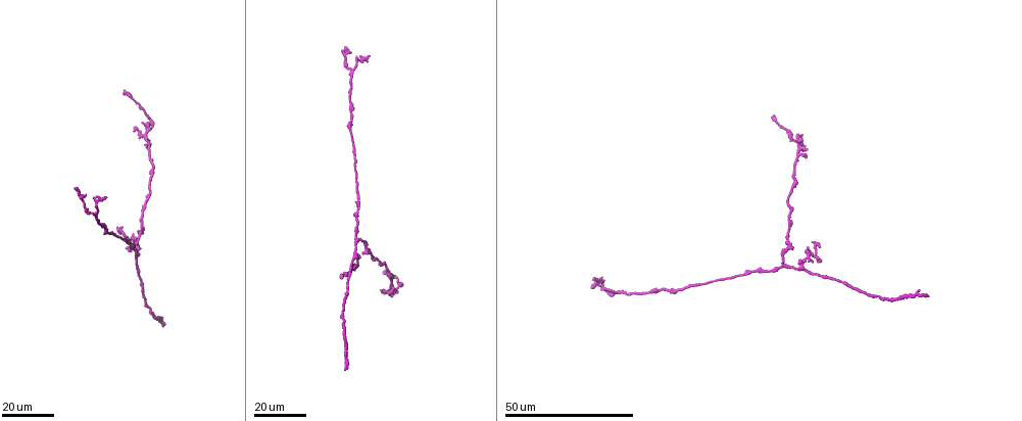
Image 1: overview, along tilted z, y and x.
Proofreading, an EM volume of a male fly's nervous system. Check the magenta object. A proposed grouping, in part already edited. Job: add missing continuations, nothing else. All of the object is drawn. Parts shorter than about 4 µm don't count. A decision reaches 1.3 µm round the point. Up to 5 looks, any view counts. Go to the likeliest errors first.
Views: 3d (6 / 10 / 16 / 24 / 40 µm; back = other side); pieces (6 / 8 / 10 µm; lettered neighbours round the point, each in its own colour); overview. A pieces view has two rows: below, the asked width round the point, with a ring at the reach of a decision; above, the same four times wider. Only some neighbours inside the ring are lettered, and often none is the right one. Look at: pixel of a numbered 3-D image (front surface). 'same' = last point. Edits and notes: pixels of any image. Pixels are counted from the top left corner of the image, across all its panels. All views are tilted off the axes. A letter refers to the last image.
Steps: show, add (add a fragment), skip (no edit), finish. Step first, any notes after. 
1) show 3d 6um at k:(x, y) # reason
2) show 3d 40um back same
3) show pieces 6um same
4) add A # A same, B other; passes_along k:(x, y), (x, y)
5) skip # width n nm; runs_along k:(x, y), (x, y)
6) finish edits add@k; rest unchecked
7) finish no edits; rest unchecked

show 3d 16um at 1:(807, 149) # thin end

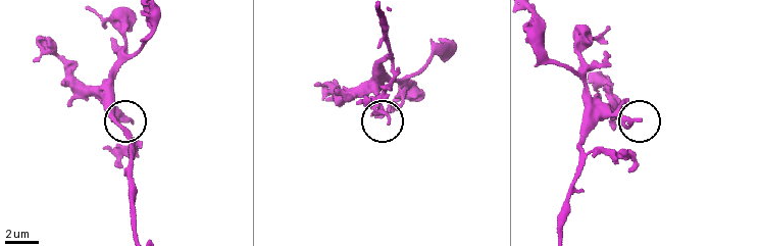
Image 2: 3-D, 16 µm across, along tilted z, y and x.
show pieces 10um at 2:(640, 121)

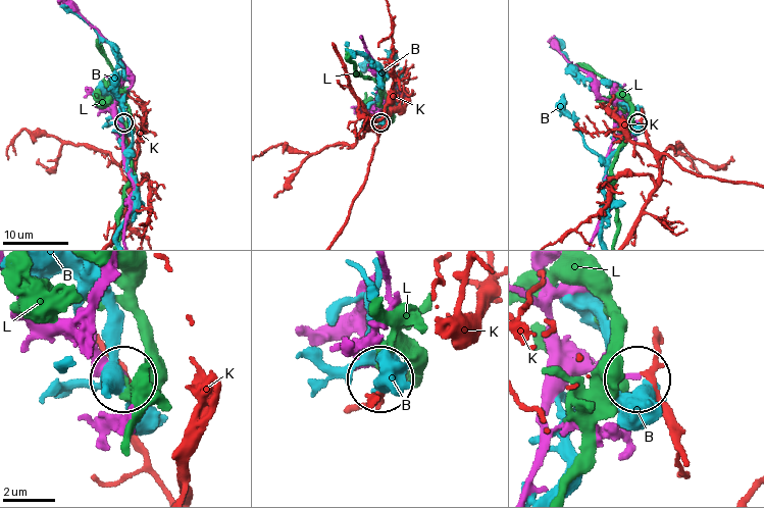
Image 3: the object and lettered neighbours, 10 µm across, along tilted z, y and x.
skip # B other, K other, L other; none of them fits

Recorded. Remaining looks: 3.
show 3d 16um at 1:(812, 262) # an open end

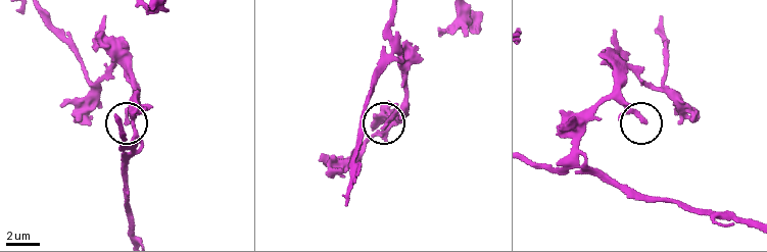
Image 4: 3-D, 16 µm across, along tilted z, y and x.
show pieces 10um at 4:(385, 126)

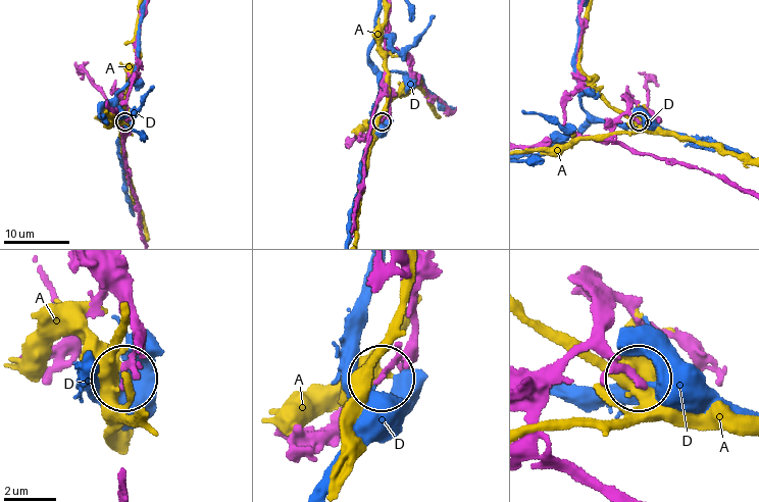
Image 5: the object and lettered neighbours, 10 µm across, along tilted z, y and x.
skip # A other, D other; runs_along 5:(549, 142), (577, 135), (603, 141), (624, 114), (638, 121); no lettered fragment goes on from it

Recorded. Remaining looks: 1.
finish no edits; rest unchecked

